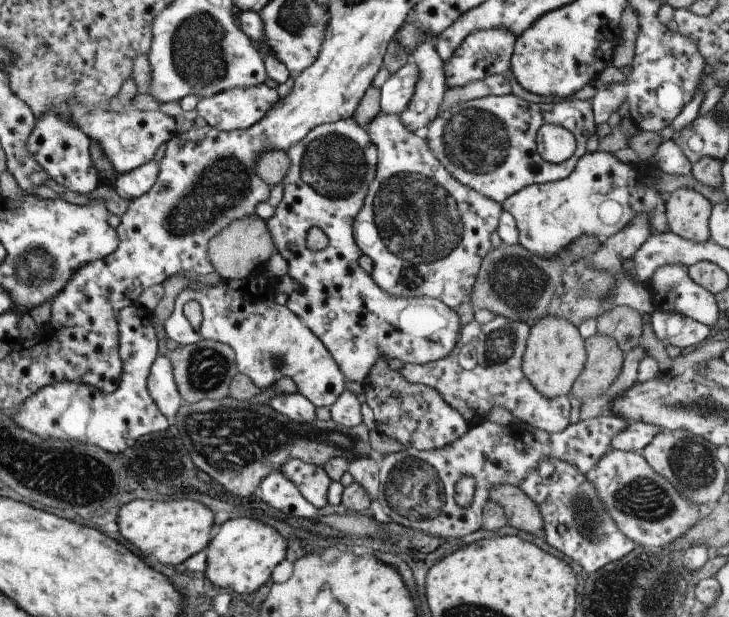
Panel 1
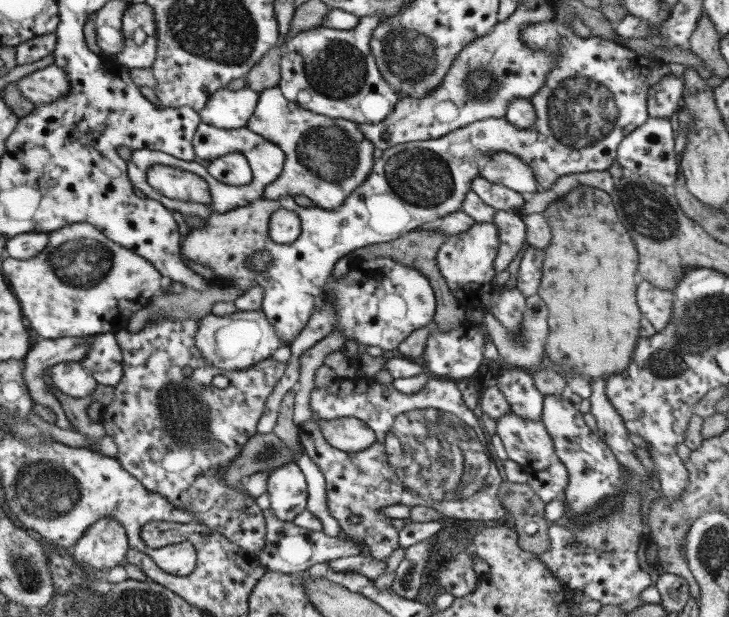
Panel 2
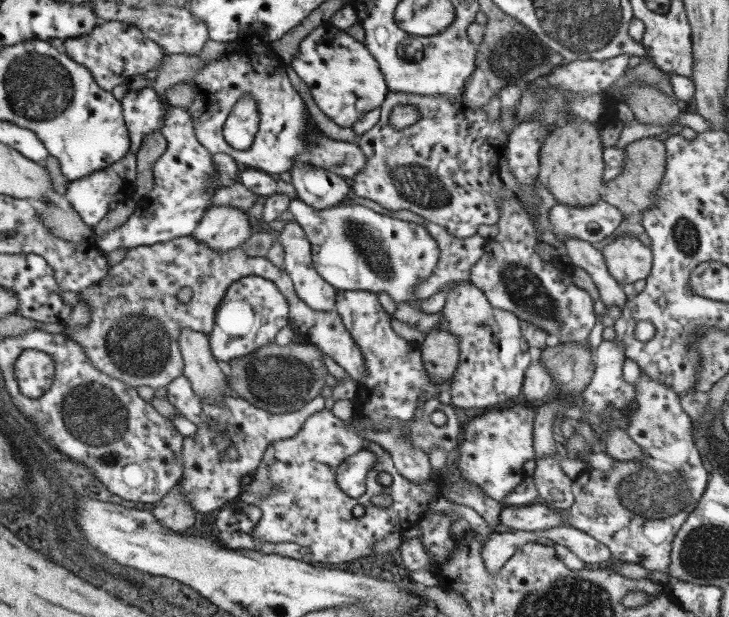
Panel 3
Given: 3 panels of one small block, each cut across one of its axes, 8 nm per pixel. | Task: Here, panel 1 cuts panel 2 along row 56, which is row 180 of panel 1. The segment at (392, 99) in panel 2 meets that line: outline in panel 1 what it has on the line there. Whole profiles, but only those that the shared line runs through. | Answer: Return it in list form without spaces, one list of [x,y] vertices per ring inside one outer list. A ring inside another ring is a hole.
[[[353,118],[317,126],[287,150],[287,158],[289,170],[279,182],[283,188],[283,200],[277,204],[273,216],[265,220],[275,250],[287,262],[289,276],[301,286],[299,290],[291,292],[285,306],[303,320],[303,324],[319,338],[319,342],[323,342],[323,346],[333,356],[337,368],[345,376],[345,382],[365,382],[369,370],[377,364],[379,358],[385,362],[389,358],[397,358],[403,364],[417,366],[447,358],[447,354],[453,352],[453,346],[457,344],[457,334],[461,332],[457,312],[453,312],[449,306],[435,298],[393,298],[391,294],[381,290],[377,282],[373,282],[373,278],[365,274],[357,264],[361,250],[355,242],[353,220],[363,206],[365,194],[369,192],[369,184],[375,178],[379,162],[377,148],[371,142],[367,130],[363,130],[363,126],[359,126]],[[309,228],[323,230],[329,240],[325,250],[311,252],[305,246],[305,236]]]

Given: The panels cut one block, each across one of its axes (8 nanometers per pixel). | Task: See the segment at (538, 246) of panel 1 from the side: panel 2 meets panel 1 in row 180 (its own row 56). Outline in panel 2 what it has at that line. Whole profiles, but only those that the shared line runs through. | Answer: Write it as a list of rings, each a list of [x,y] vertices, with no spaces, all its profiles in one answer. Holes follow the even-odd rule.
[[[539,22],[533,26],[521,28],[521,40],[525,40],[527,48],[533,48],[533,52],[557,52],[557,60],[553,70],[547,74],[545,84],[541,90],[529,98],[529,104],[535,112],[535,124],[529,130],[521,130],[507,122],[505,118],[485,118],[477,120],[465,128],[453,130],[441,138],[435,140],[421,140],[421,142],[405,142],[391,146],[381,154],[379,160],[373,160],[373,170],[365,178],[357,190],[353,190],[345,202],[333,210],[321,210],[321,208],[301,208],[293,202],[293,198],[279,198],[279,200],[265,200],[259,198],[257,202],[251,202],[245,208],[237,208],[225,214],[213,212],[203,228],[189,230],[181,238],[181,256],[187,260],[193,260],[201,264],[203,268],[209,268],[215,272],[217,278],[215,284],[227,284],[237,286],[239,290],[251,290],[253,286],[263,288],[263,304],[261,310],[269,324],[275,328],[277,336],[285,346],[293,338],[299,336],[299,332],[309,322],[309,316],[315,310],[315,304],[323,300],[323,290],[333,274],[335,264],[345,258],[345,254],[371,246],[371,244],[383,244],[401,238],[403,234],[409,234],[417,228],[427,228],[429,224],[437,222],[445,214],[459,212],[465,194],[471,190],[473,178],[479,176],[479,166],[475,164],[477,158],[493,154],[493,152],[509,152],[523,160],[527,166],[531,166],[537,192],[553,188],[553,182],[565,174],[575,172],[607,172],[611,162],[617,158],[617,146],[621,144],[627,134],[635,132],[641,124],[647,122],[647,90],[663,80],[669,74],[667,64],[655,58],[639,56],[637,52],[631,52],[623,48],[621,44],[613,44],[601,38],[581,38],[561,22]],[[287,208],[295,212],[301,220],[301,234],[293,244],[275,244],[269,238],[269,218],[271,212]],[[255,252],[269,252],[271,264],[267,270],[251,270],[249,258]]]

